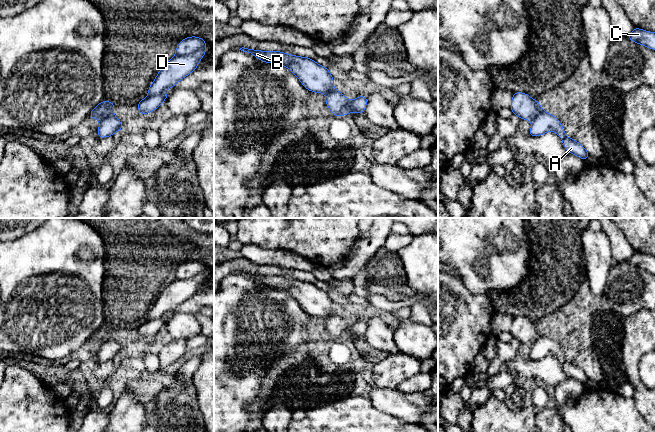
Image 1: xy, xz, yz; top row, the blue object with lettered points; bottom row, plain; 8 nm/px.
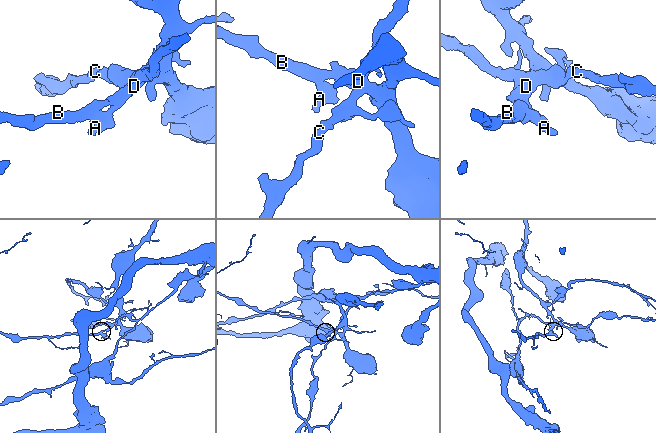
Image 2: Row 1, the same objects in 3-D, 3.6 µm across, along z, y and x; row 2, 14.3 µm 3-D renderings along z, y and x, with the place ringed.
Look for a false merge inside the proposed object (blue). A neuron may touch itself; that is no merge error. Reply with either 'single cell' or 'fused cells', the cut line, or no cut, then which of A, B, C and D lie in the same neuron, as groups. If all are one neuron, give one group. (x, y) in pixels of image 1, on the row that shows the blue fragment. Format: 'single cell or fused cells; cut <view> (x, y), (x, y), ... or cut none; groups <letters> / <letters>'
fused cells; cut xy (205, 44), (202, 48), (189, 54), (175, 55); groups A C / B D

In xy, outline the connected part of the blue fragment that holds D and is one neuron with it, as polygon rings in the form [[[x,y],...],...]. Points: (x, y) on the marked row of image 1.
[[[207,45],[190,55],[174,56],[158,72],[148,88],[148,96],[153,96],[174,87],[180,80],[191,74],[206,53]]]

